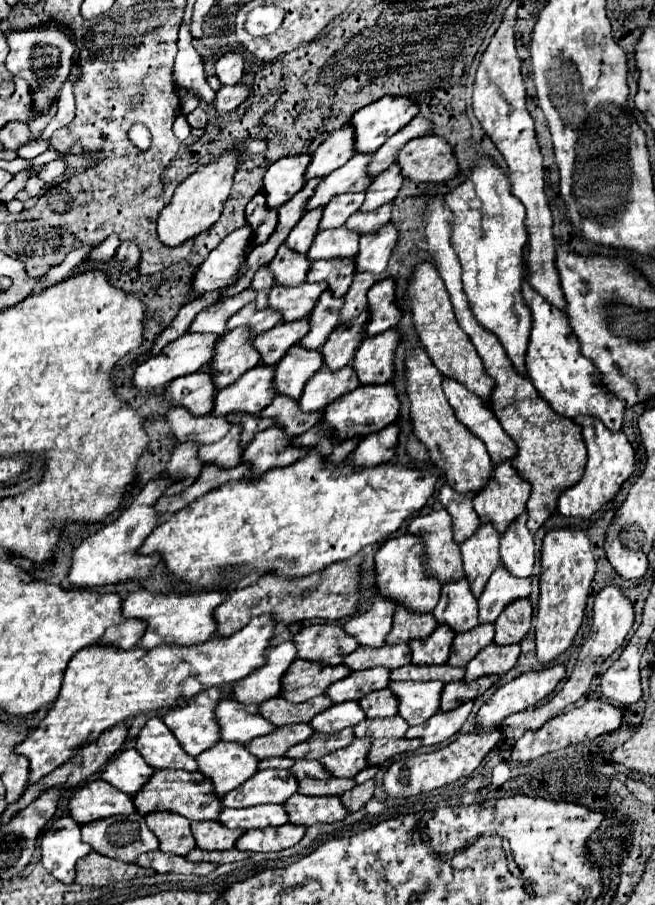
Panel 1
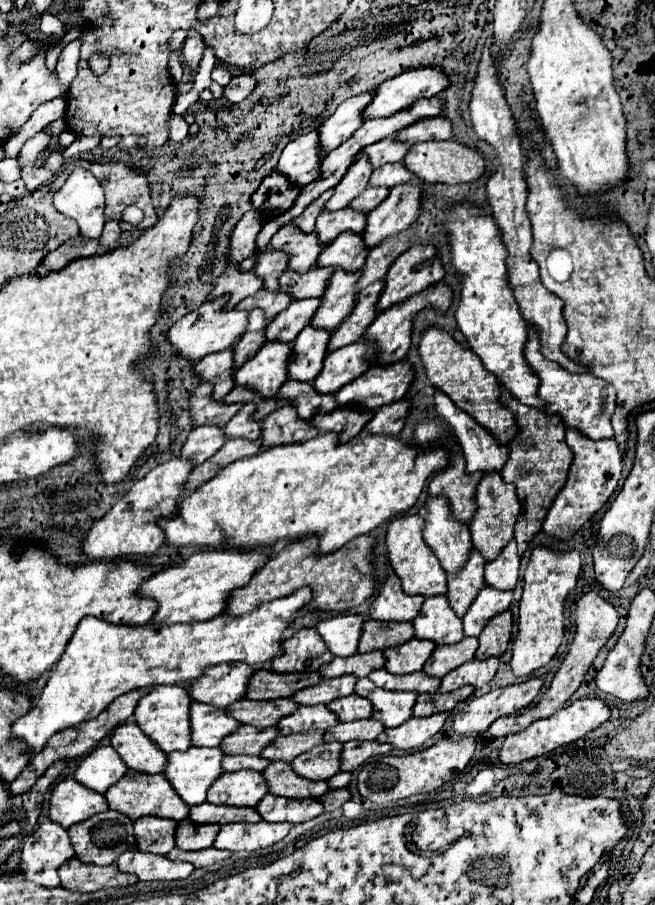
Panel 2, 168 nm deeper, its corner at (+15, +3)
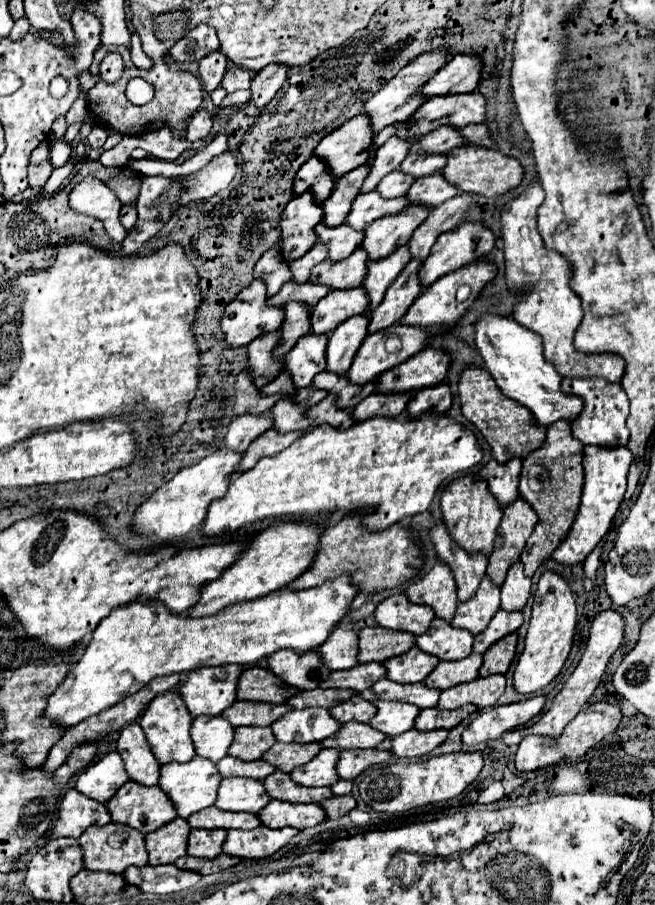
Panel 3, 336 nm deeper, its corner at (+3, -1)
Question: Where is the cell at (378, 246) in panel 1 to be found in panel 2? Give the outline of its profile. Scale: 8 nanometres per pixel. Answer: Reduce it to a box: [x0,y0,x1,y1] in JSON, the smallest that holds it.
[362,176,422,250]

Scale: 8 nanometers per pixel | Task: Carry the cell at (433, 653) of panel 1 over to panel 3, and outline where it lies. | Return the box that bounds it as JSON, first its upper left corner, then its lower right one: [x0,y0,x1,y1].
[384,648,438,684]

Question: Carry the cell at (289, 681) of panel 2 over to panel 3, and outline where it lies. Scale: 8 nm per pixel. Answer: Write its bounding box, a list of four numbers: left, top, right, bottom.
[236,668,298,704]

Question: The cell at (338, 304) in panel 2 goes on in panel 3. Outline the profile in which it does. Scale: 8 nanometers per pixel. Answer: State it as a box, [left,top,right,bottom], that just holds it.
[364,246,412,310]

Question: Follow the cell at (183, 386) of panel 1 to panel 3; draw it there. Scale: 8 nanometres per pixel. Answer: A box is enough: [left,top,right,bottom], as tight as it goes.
[246,332,284,388]

